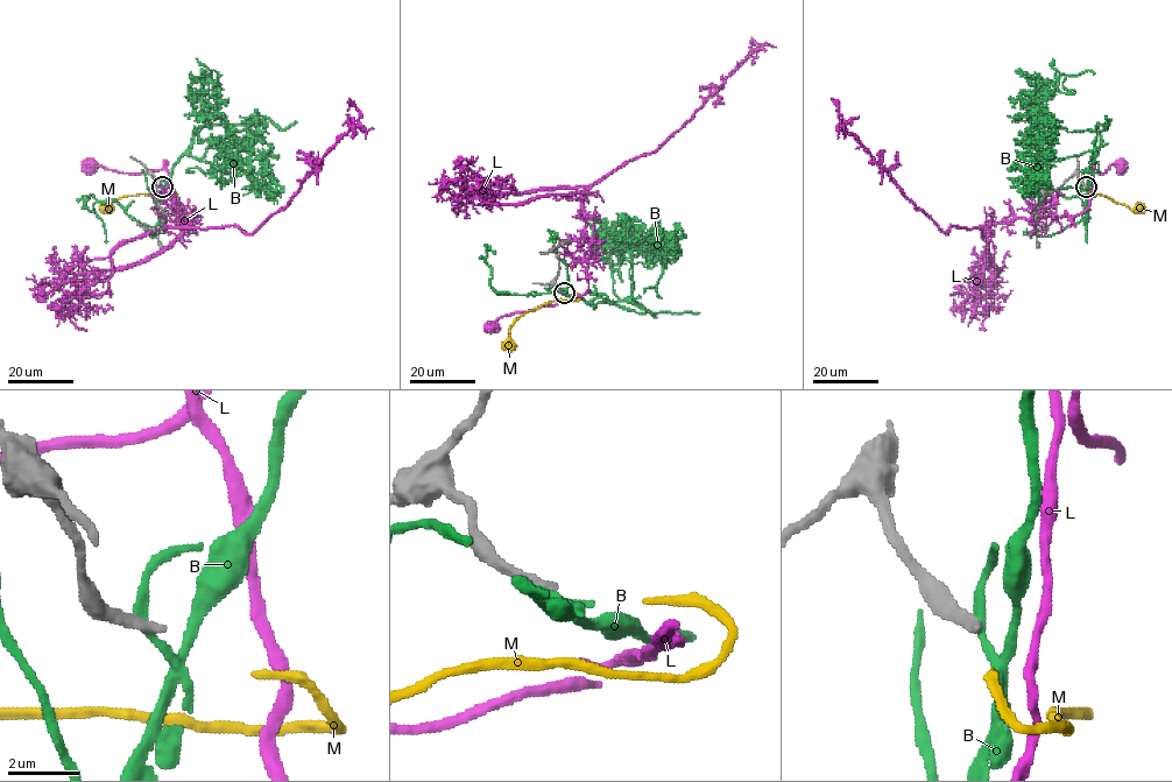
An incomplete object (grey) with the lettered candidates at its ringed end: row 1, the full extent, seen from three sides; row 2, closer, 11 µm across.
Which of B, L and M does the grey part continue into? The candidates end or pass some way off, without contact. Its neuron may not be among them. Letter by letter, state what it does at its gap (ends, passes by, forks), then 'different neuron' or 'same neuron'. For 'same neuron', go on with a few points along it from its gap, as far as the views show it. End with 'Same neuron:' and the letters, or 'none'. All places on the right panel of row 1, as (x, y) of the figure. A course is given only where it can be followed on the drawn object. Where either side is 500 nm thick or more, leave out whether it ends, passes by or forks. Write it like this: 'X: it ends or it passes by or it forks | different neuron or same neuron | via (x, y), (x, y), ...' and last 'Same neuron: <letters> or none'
B: it forks | different neuron
L: it passes by | different neuron
M: it ends | different neuron
Same neuron: none

